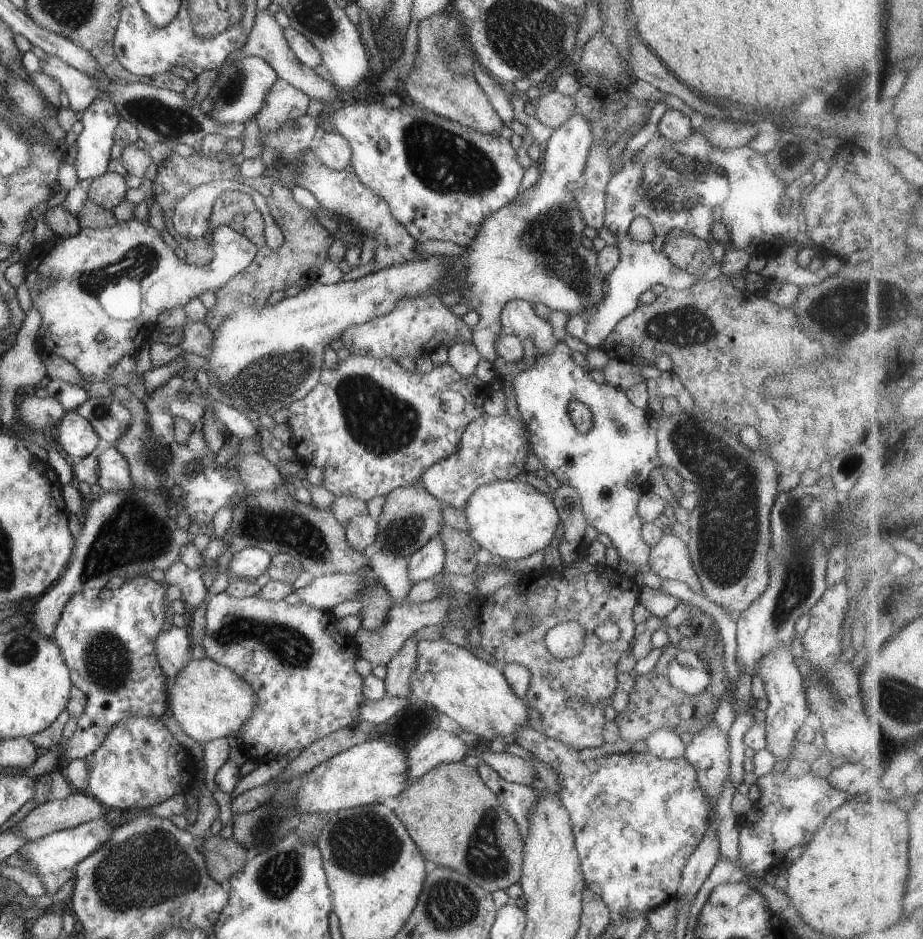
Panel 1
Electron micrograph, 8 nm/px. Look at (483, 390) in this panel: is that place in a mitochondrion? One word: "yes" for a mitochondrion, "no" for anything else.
no

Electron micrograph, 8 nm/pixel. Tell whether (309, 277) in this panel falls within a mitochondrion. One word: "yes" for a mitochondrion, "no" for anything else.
no

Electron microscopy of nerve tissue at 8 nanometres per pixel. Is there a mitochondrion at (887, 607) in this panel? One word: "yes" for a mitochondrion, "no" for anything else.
no

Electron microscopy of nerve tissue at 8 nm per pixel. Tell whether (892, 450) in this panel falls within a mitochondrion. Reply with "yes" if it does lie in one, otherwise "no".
no

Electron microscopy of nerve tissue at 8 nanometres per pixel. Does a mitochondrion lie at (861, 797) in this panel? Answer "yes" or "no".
no

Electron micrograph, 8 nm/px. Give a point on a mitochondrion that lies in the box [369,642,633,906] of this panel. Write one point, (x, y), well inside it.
(484, 857)

